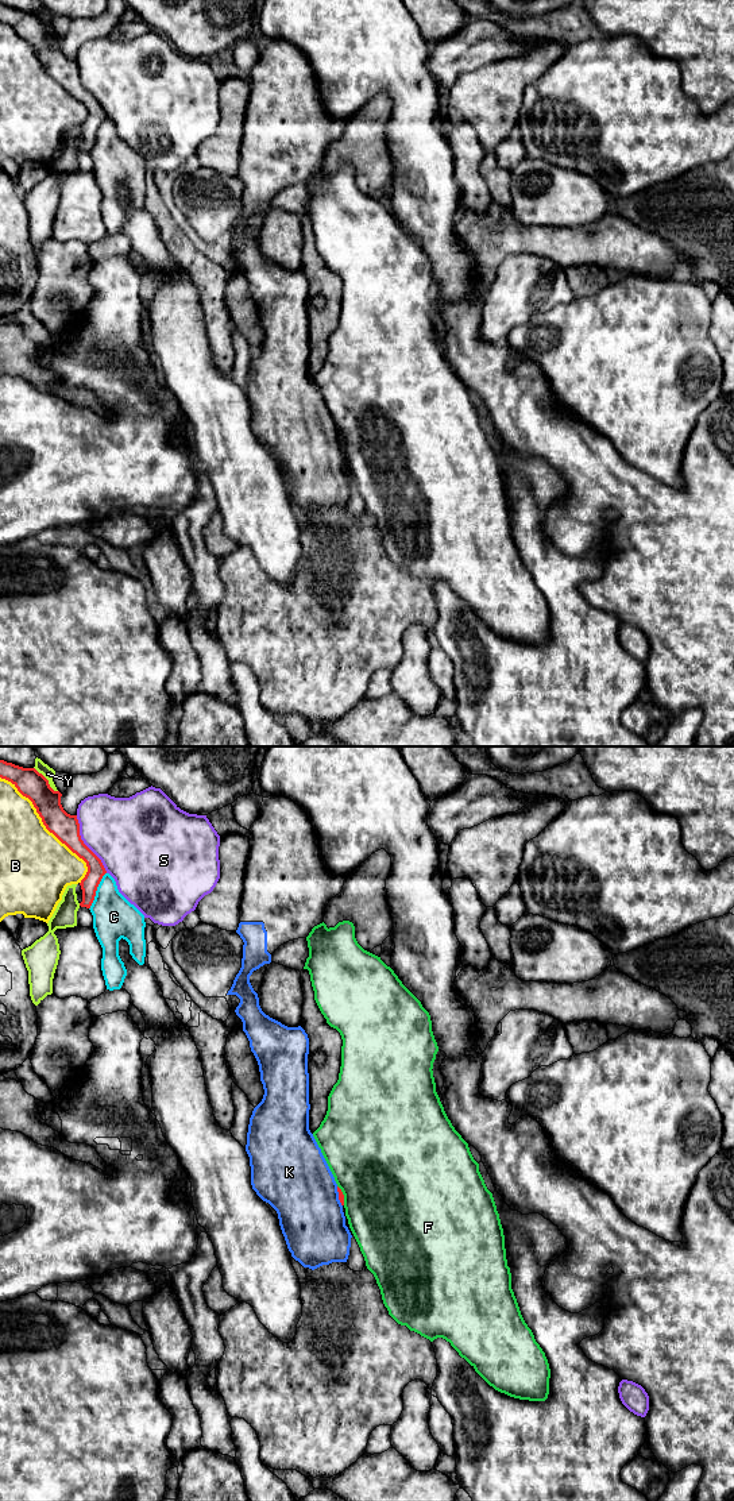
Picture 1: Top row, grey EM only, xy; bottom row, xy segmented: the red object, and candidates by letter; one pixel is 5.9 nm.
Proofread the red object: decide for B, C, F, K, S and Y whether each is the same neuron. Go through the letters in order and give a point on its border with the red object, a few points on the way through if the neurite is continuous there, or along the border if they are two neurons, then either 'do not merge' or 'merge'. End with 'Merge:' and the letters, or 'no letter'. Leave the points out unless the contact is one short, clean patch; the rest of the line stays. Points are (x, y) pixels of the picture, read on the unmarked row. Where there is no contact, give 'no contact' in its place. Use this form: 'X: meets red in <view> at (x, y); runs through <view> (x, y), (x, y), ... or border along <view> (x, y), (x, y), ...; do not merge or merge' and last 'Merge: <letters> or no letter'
B: meets red in xy at (47, 73); do not merge
C: meets red in xy at (96, 134); do not merge
F: meets red in xy at (343, 439); border along xy (337, 429), (344, 448); do not merge
K: meets red in xy at (339, 440); border along xy (336, 431), (342, 450); do not merge
S: meets red in xy at (84, 88); do not merge
Y: meets red in xy at (47, 24); do not merge
Merge: no letter

